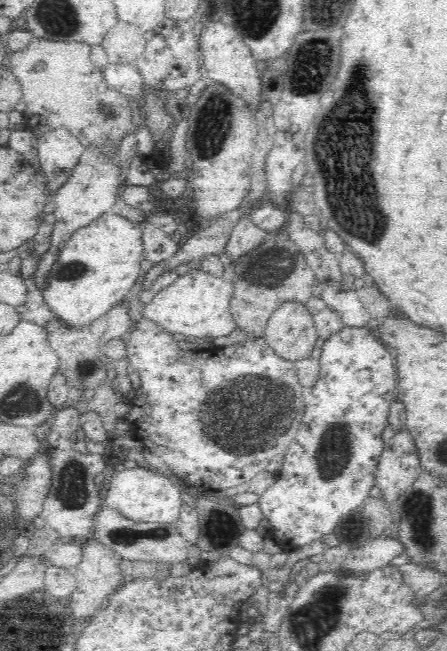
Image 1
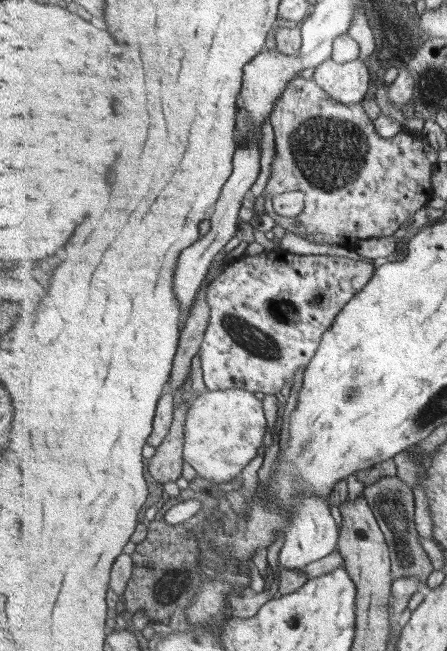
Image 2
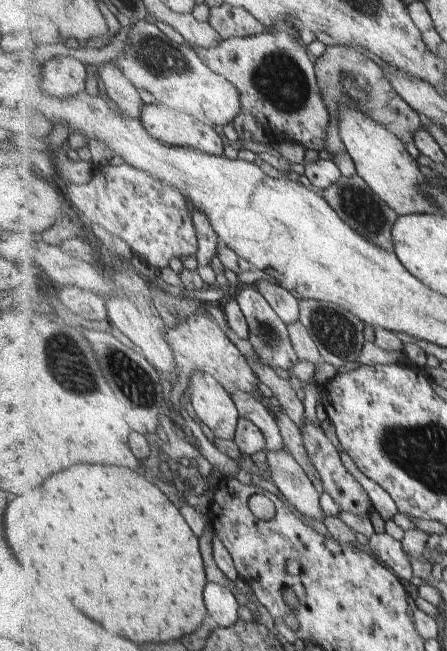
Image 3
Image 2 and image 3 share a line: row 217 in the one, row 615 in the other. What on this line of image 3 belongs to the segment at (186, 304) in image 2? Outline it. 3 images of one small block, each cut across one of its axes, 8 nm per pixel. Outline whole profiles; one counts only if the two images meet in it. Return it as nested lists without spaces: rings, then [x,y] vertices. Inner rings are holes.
[[[208,582],[204,588],[205,604],[208,614],[221,626],[233,626],[243,617],[243,609],[231,588]]]

